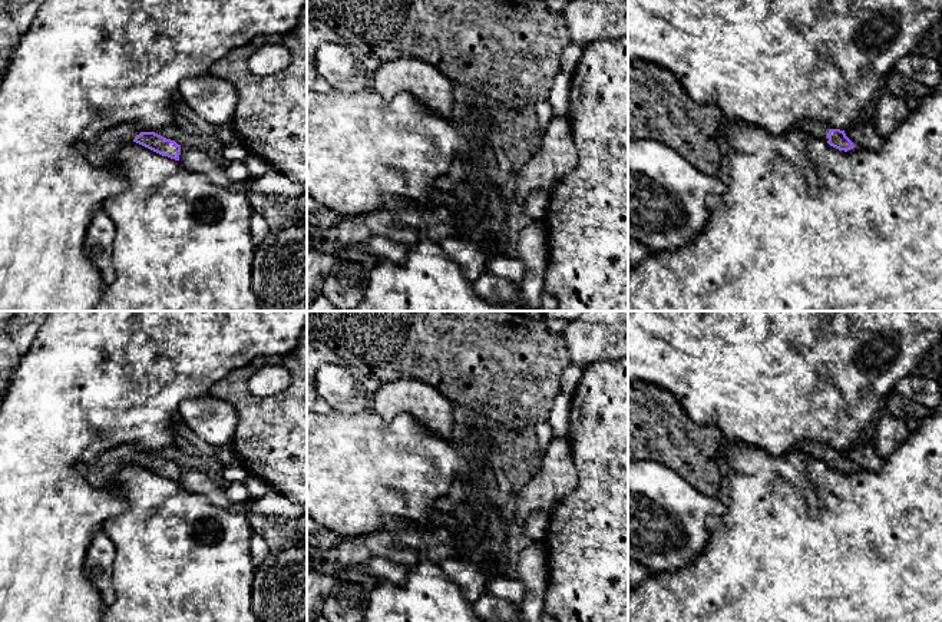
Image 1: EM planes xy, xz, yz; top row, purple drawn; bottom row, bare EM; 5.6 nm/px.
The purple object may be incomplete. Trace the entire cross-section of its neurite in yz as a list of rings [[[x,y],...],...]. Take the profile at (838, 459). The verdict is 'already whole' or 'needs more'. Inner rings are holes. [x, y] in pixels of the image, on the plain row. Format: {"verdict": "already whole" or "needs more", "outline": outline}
{"verdict": "needs more", "outline": [[[806,441],[800,446],[799,450],[809,457],[827,463],[830,467],[839,472],[847,473],[855,469],[853,463],[846,457],[845,451],[832,450],[820,443]]]}

